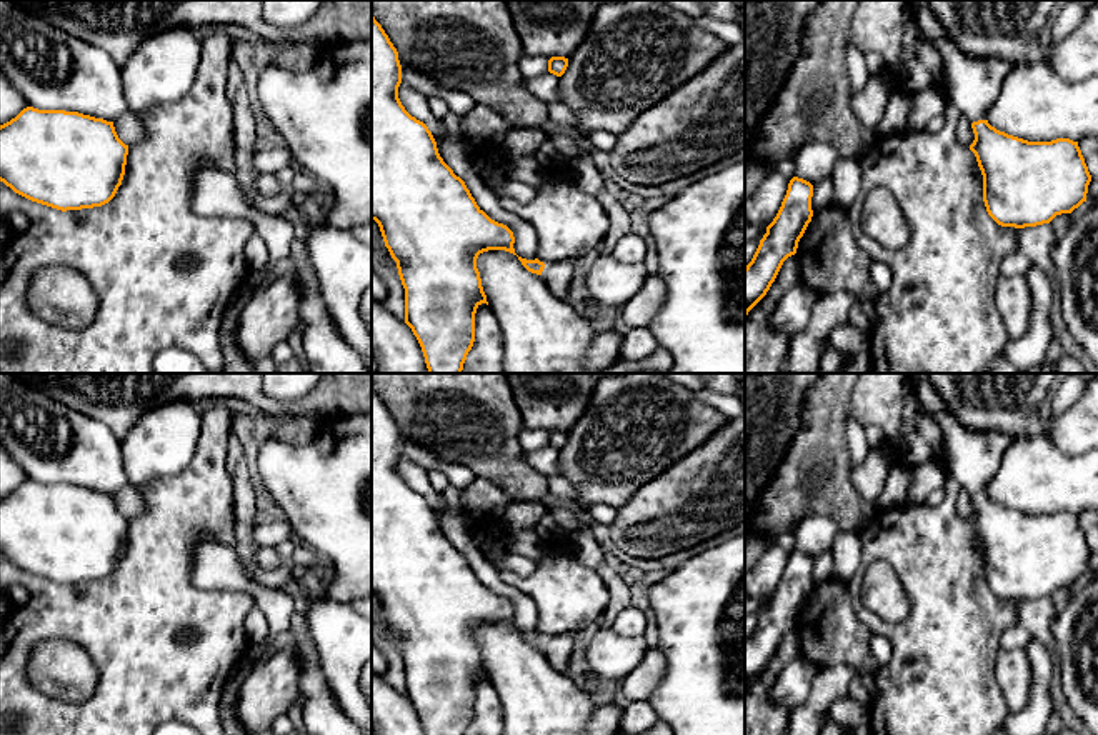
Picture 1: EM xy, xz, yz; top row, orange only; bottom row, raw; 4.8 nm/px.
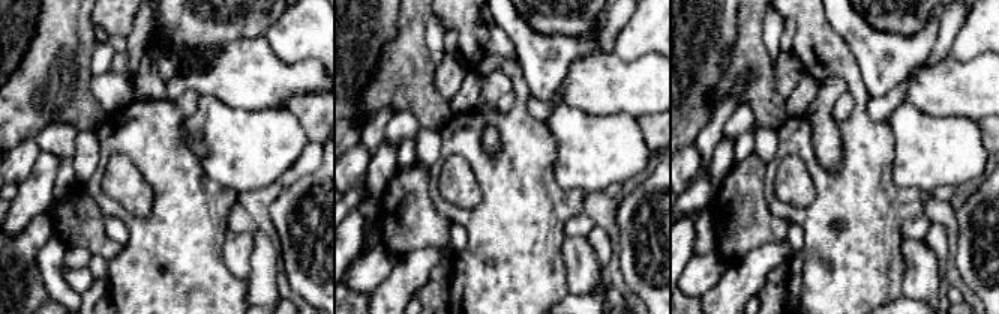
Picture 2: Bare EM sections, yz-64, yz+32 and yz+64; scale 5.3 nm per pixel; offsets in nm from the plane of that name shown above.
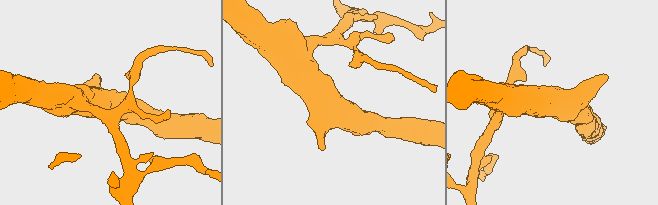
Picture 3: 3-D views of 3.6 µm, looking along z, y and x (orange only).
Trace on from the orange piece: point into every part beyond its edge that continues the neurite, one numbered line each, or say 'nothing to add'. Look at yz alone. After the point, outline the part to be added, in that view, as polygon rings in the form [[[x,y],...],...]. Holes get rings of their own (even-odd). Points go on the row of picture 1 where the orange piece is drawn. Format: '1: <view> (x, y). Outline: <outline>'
1: yz (972, 84). Outline: [[[911,0],[921,35],[941,55],[948,102],[970,123],[986,120],[1001,92],[1005,77],[1016,63],[1000,58],[973,58],[963,53],[943,32],[928,0]]]

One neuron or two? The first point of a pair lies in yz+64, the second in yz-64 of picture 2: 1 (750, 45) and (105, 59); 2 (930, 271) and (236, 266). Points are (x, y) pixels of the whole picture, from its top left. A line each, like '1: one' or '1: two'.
1: two
2: one

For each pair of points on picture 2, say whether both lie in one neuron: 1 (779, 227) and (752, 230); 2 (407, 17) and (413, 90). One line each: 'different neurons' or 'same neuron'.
1: same neuron
2: same neuron

